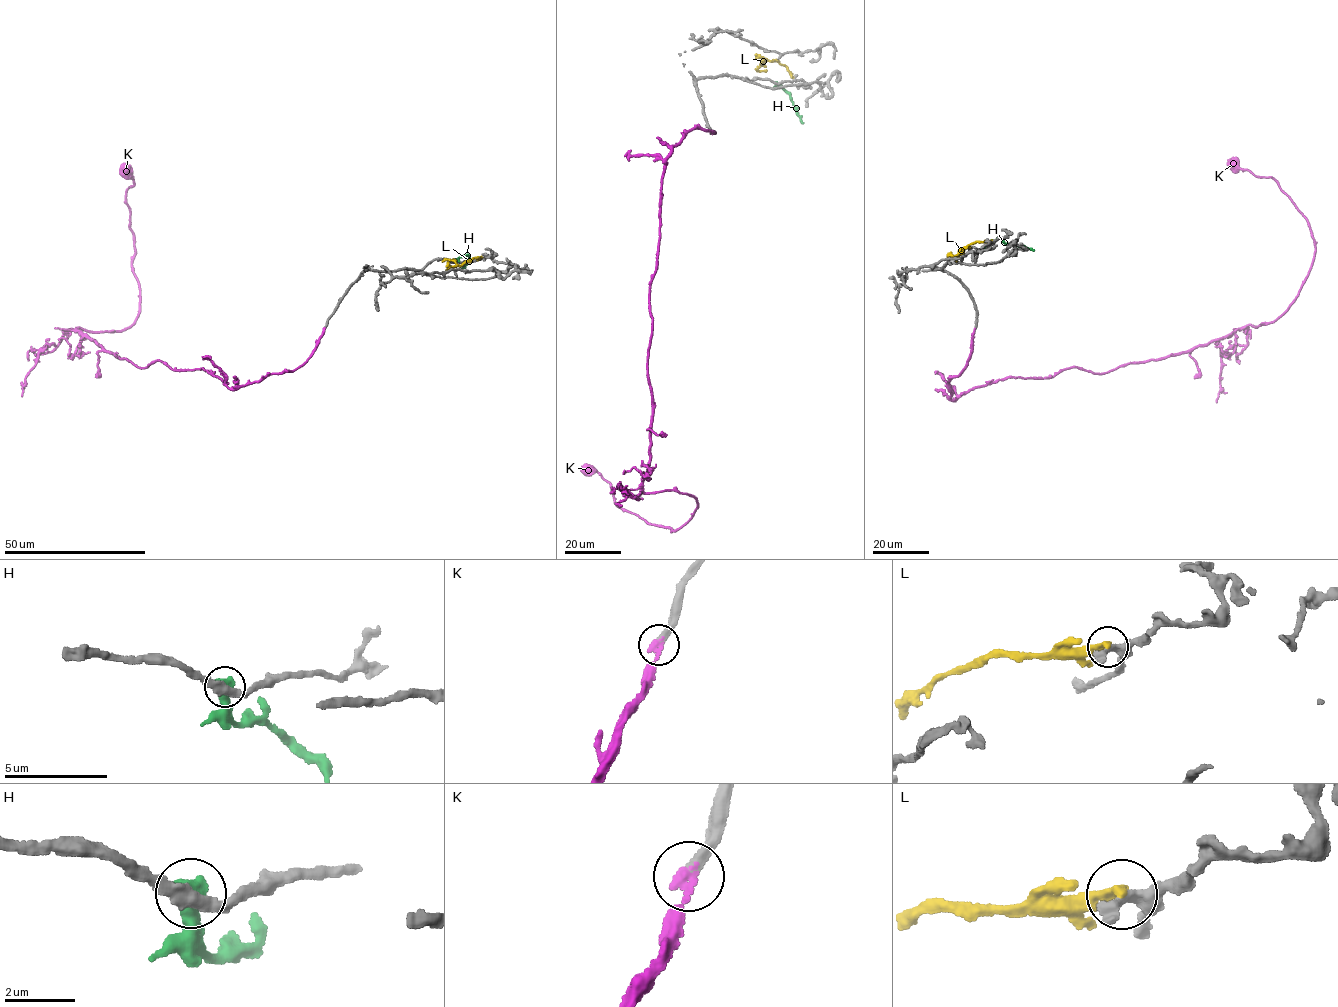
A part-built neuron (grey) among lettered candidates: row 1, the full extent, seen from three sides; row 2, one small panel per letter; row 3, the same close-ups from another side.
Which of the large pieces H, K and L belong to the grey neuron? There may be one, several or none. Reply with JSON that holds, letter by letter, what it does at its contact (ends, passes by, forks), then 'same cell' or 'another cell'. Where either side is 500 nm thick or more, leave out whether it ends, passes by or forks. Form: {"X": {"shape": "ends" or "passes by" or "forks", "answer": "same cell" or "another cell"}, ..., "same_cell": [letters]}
{"H": {"answer": "another cell"}, "K": {"shape": "ends", "answer": "same cell"}, "L": {"shape": "ends", "answer": "another cell"}, "same_cell": ["K"]}

